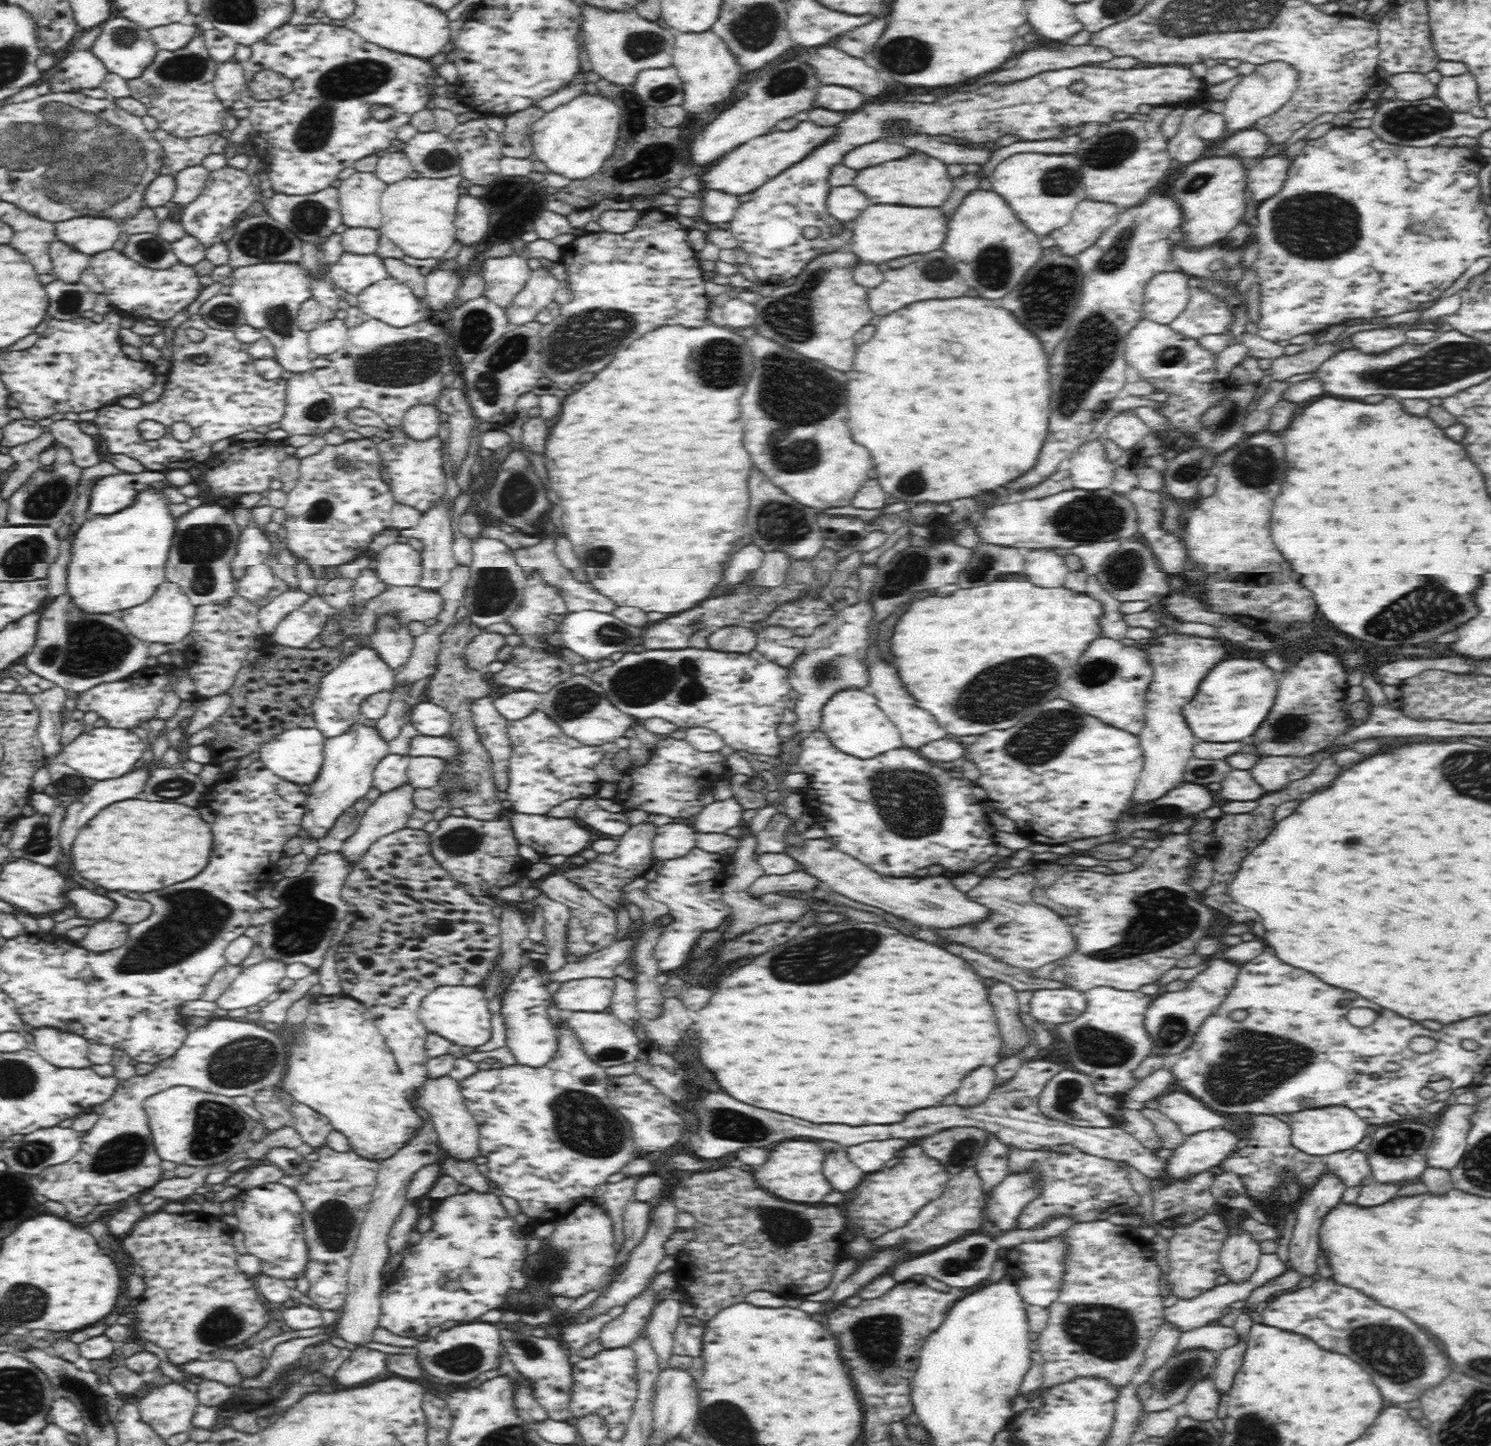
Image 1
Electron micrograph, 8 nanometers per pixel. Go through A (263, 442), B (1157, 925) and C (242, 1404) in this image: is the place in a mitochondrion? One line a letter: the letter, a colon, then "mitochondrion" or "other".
A: other
B: mitochondrion
C: other

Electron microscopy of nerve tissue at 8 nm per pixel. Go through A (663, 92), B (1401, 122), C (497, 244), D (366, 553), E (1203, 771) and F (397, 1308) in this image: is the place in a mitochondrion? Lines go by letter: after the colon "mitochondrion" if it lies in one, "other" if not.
A: mitochondrion
B: mitochondrion
C: other
D: other
E: mitochondrion
F: other

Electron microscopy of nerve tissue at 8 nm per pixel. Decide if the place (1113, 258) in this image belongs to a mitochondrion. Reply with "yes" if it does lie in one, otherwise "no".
yes

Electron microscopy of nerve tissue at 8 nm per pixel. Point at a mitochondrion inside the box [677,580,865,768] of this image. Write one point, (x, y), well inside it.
(825, 671)

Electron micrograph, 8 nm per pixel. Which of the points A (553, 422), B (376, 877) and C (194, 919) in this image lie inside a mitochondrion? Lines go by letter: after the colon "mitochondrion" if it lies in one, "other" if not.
A: other
B: other
C: mitochondrion

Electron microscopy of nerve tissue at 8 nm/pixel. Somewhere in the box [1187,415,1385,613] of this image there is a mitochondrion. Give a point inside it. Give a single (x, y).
(1253, 469)

